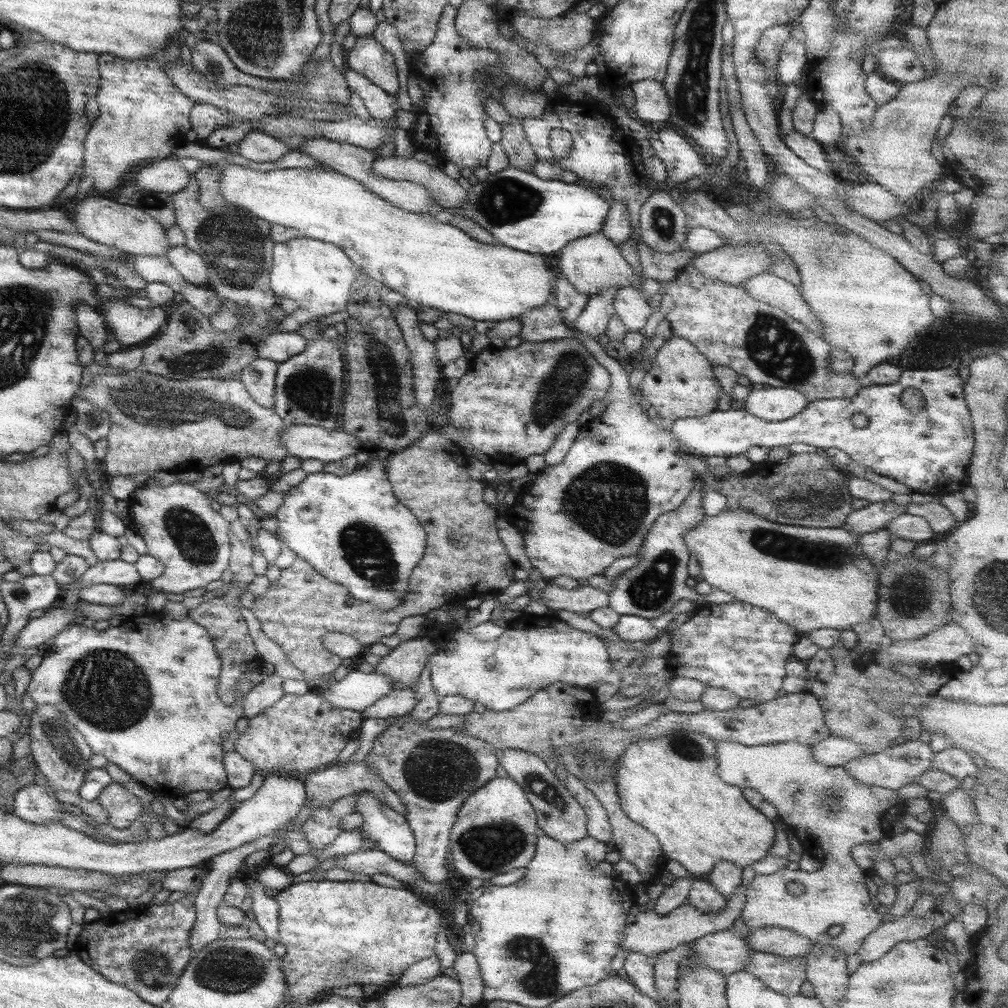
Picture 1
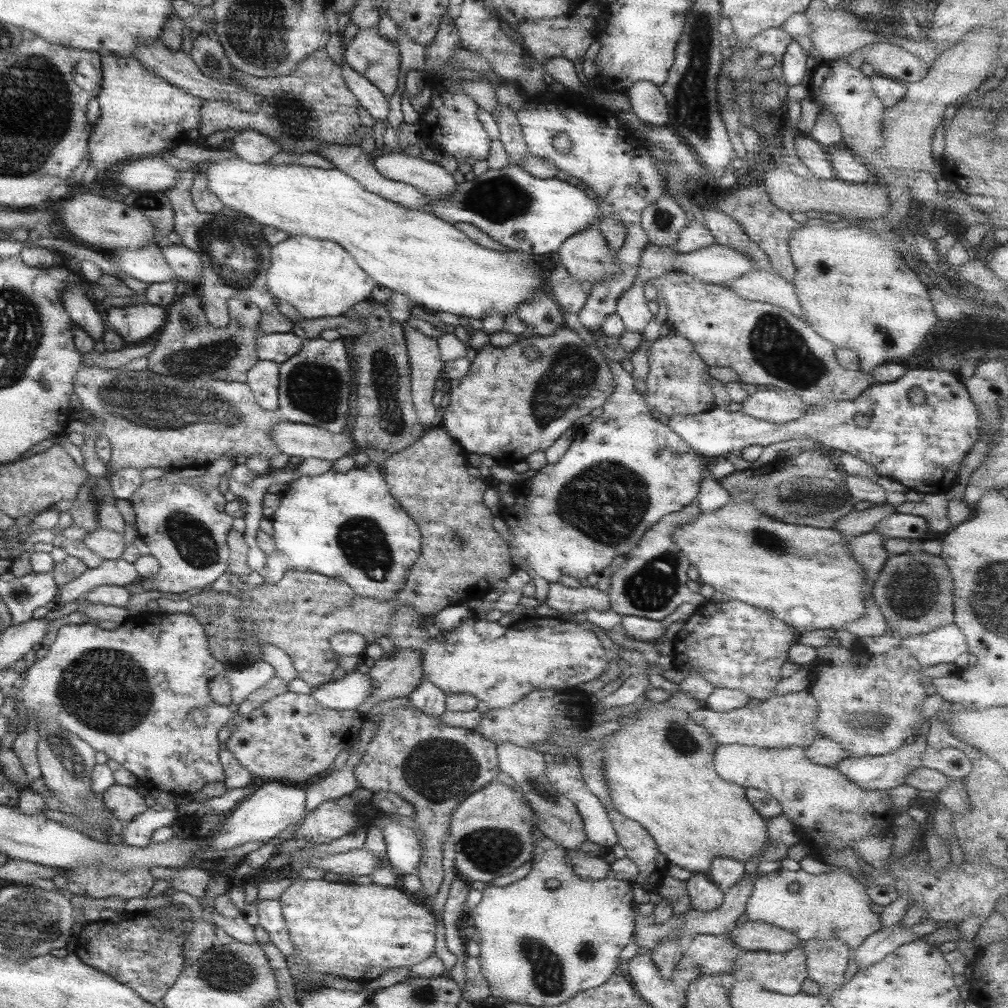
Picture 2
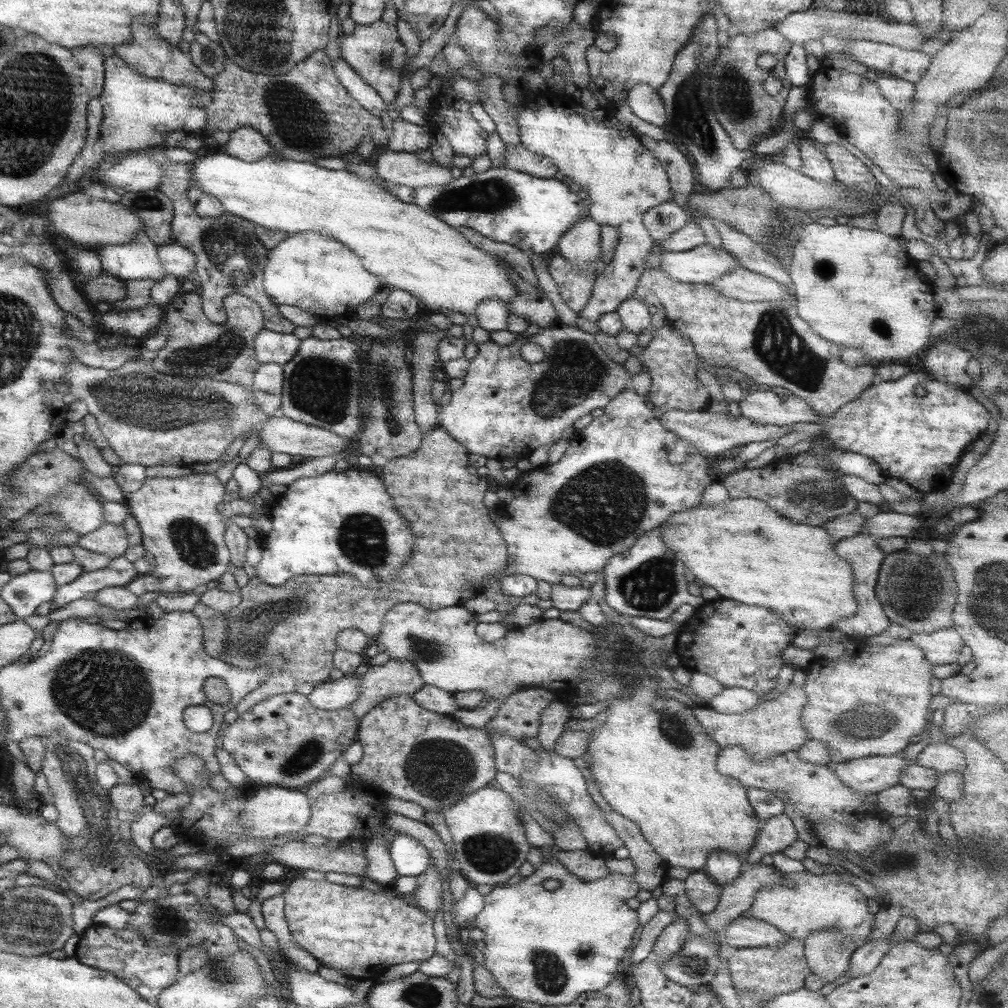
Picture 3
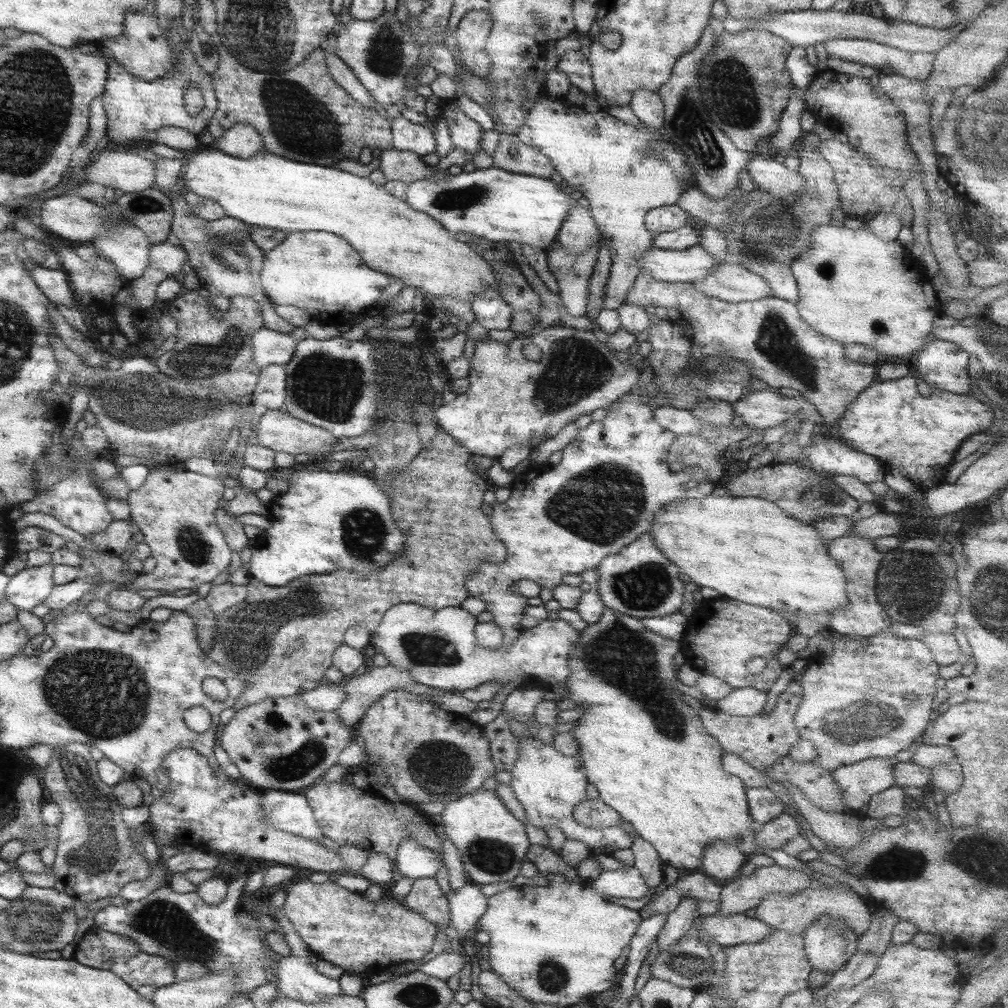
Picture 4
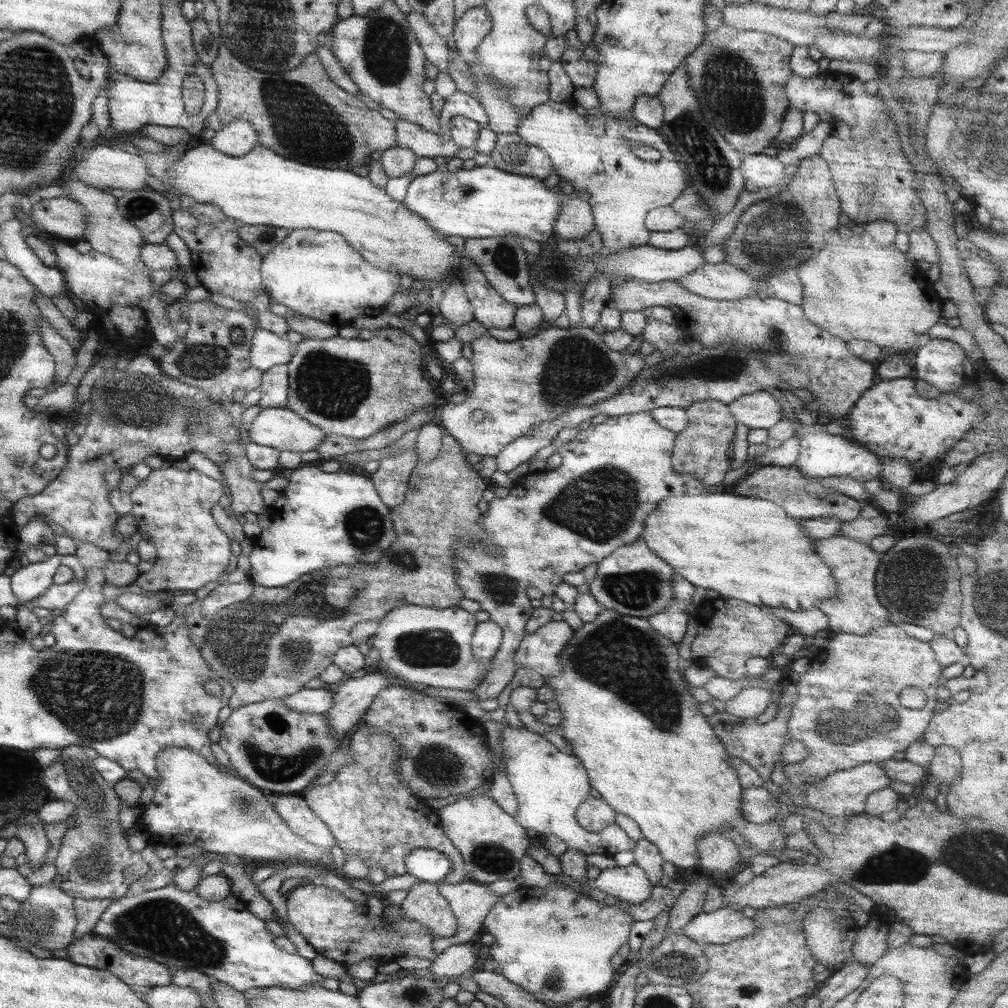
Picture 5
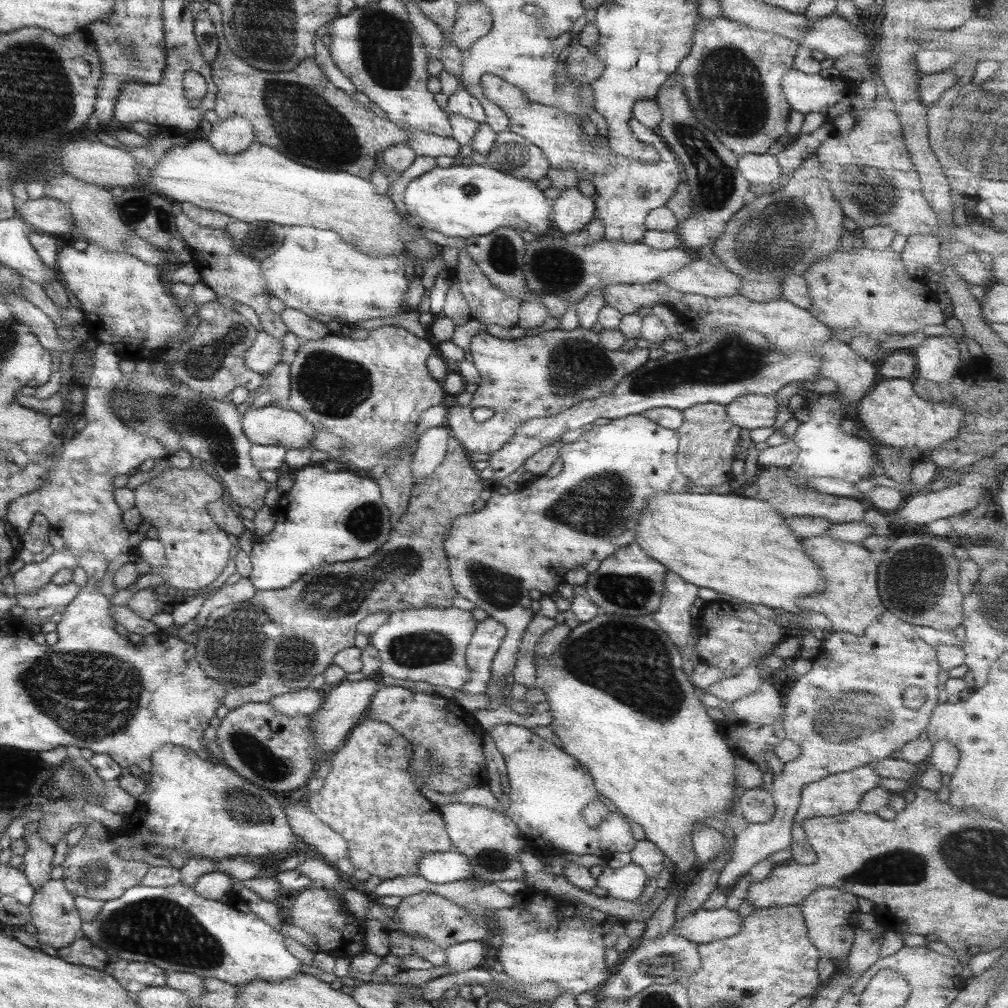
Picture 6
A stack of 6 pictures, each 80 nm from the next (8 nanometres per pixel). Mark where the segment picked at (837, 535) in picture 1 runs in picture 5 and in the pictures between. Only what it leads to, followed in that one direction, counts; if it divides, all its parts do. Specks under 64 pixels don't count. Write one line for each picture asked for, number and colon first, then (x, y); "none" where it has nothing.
2: (804, 576)
3: (744, 550)
4: (747, 549)
5: (744, 548)

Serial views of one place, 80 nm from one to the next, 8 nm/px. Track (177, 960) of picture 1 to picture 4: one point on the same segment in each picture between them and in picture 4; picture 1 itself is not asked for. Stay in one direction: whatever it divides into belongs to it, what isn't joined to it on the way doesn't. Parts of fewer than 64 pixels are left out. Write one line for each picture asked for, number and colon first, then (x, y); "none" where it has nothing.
2: (135, 949)
3: (147, 970)
4: (99, 949)

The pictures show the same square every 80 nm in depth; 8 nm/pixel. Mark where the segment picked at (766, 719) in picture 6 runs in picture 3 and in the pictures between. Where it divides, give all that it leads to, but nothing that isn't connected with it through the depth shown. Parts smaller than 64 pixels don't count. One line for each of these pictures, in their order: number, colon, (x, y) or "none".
3: (727, 701)
4: (741, 702)
5: (748, 703)

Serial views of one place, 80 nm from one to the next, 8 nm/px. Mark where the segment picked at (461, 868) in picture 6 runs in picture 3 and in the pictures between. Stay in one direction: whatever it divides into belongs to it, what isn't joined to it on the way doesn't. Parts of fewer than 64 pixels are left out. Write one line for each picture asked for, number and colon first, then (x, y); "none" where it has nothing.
3: (409, 858)
4: (413, 861)
5: (427, 865)

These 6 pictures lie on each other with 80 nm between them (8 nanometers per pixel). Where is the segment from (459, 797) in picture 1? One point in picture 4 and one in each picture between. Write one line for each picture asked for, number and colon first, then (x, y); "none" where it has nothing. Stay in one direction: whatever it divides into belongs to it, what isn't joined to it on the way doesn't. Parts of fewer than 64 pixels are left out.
2: (432, 766)
3: (427, 758)
4: (426, 754)

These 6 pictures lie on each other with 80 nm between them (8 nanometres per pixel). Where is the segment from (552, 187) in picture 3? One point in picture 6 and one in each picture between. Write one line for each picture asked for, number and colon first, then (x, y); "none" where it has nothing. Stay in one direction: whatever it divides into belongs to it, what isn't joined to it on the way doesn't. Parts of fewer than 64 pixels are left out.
4: (498, 206)
5: (483, 202)
6: (474, 200)

